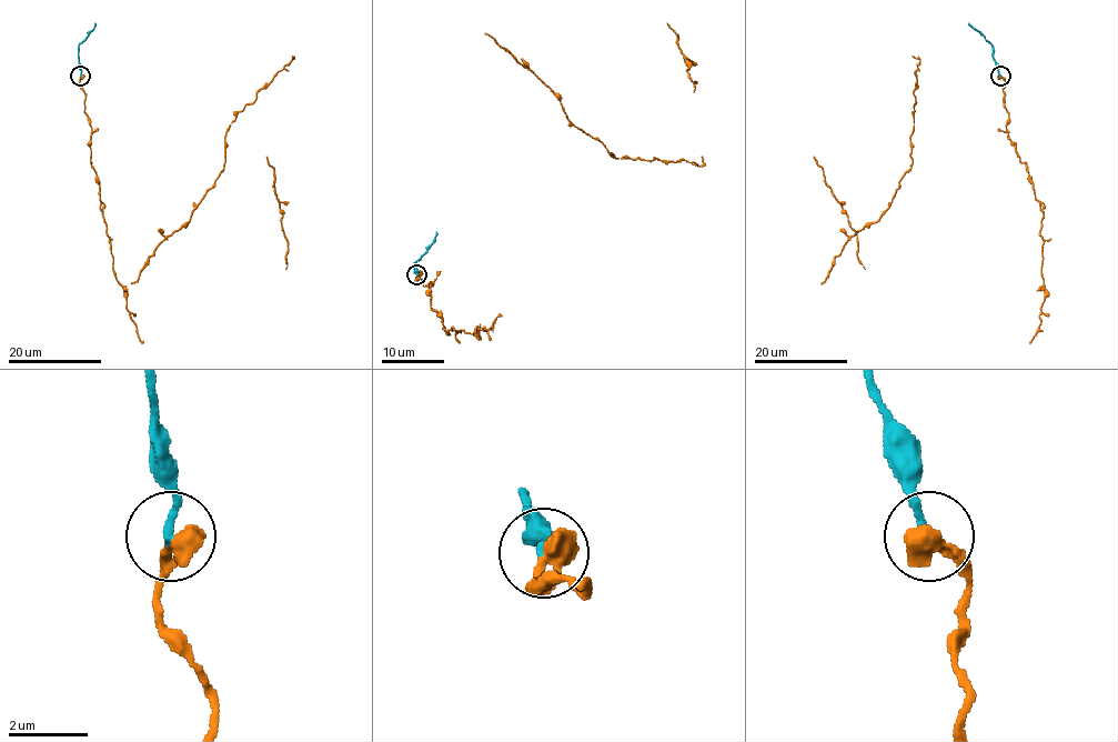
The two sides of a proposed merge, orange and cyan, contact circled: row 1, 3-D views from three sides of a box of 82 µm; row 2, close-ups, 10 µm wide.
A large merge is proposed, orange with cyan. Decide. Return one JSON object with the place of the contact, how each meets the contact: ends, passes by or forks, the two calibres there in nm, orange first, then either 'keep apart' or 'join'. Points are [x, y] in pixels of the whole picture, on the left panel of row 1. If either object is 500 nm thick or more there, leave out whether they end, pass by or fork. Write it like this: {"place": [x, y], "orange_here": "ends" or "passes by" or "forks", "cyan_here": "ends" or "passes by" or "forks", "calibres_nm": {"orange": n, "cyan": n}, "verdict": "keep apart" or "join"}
{"place": [80, 76], "calibres_nm": {"orange": 600, "cyan": 220}, "verdict": "join"}

